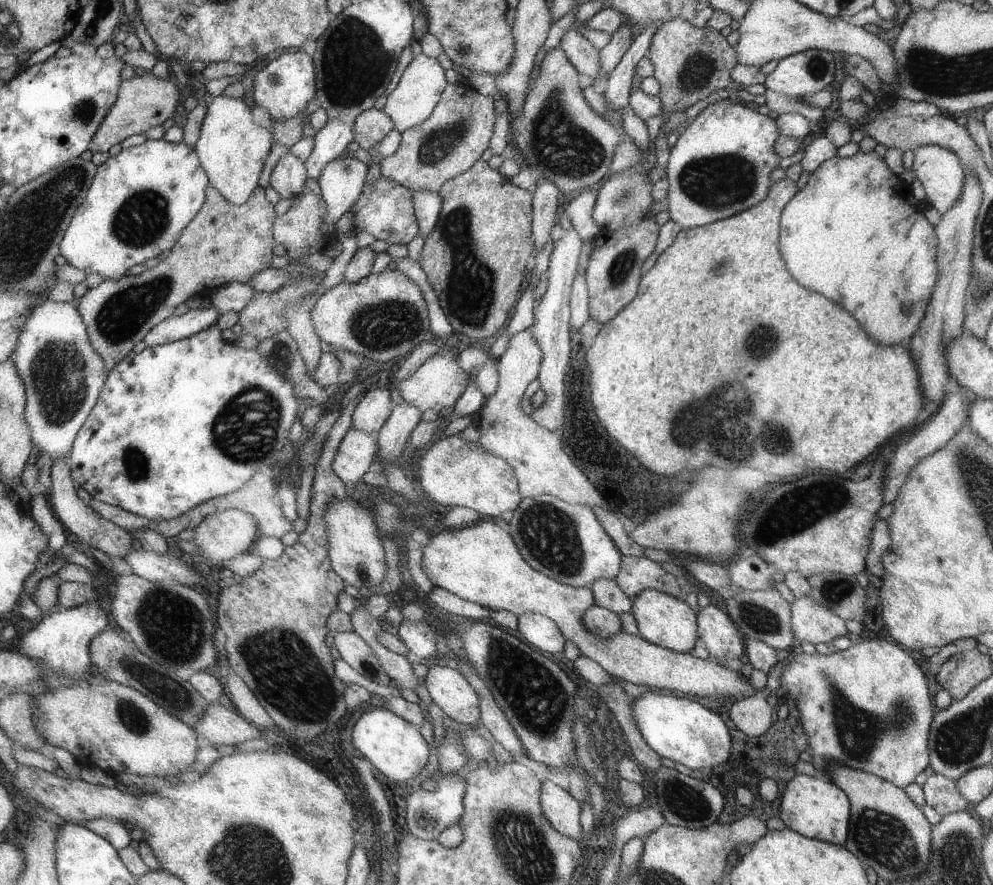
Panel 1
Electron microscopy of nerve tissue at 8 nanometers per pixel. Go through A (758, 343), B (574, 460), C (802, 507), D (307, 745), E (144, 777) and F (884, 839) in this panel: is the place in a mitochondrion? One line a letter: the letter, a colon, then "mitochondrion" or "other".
A: mitochondrion
B: other
C: mitochondrion
D: other
E: other
F: mitochondrion

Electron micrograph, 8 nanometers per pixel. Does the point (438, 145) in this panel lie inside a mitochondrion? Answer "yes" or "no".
yes

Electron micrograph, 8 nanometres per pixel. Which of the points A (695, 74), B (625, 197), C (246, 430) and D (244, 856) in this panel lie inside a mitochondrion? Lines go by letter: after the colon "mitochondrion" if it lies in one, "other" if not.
A: mitochondrion
B: mitochondrion
C: mitochondrion
D: mitochondrion

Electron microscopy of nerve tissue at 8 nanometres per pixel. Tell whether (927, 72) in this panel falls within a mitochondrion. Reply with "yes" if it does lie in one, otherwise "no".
yes

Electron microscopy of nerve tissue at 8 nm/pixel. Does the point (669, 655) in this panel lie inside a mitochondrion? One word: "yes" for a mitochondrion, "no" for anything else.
no

